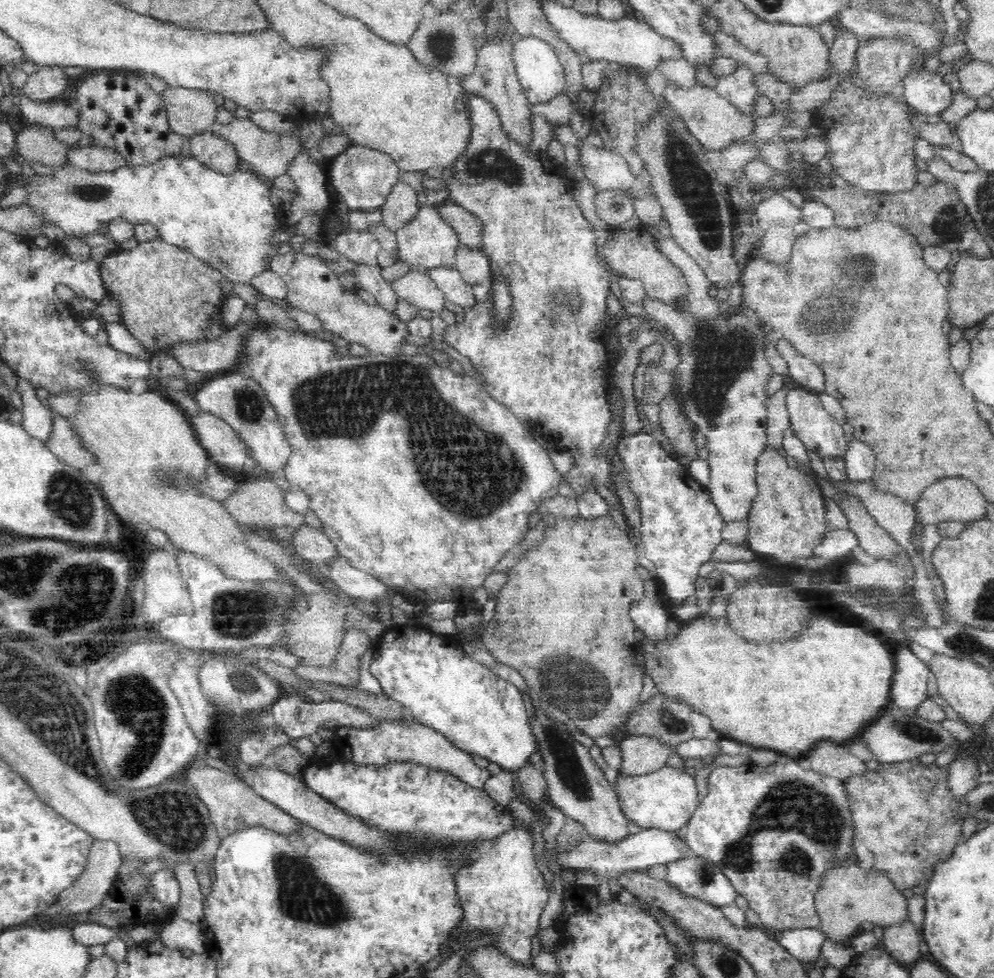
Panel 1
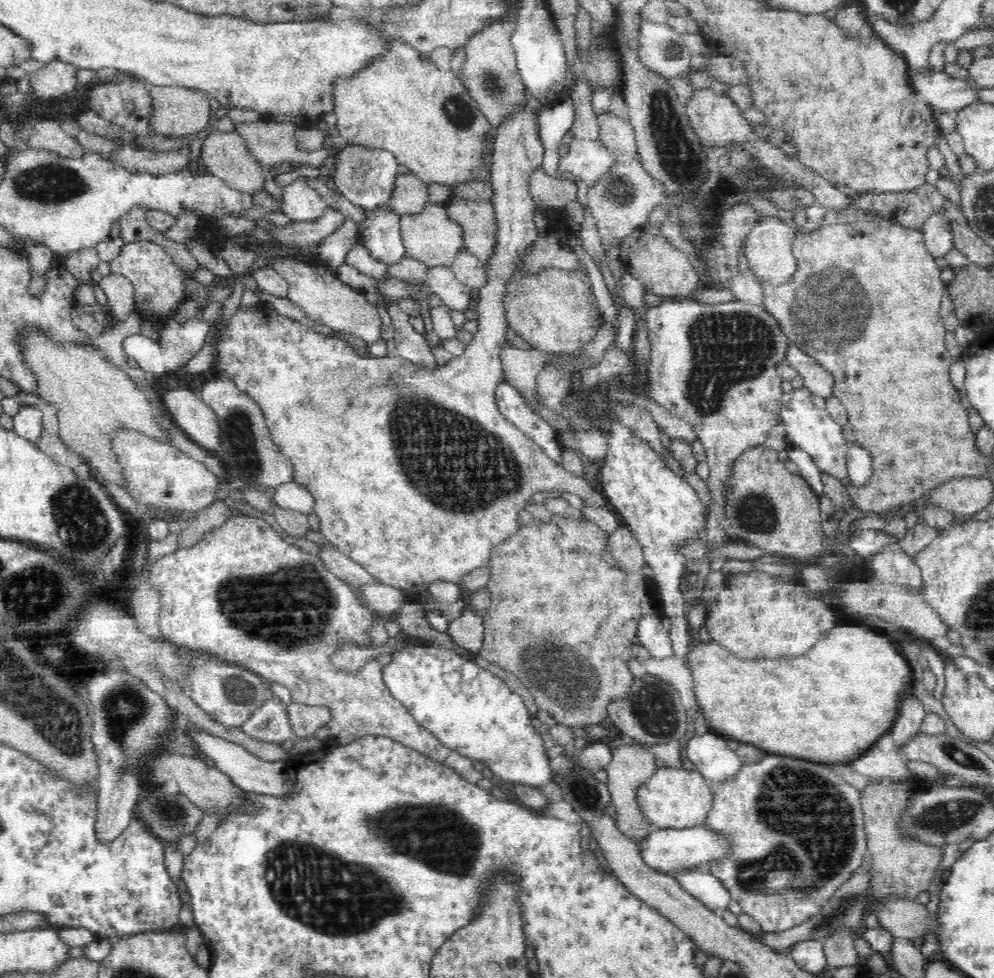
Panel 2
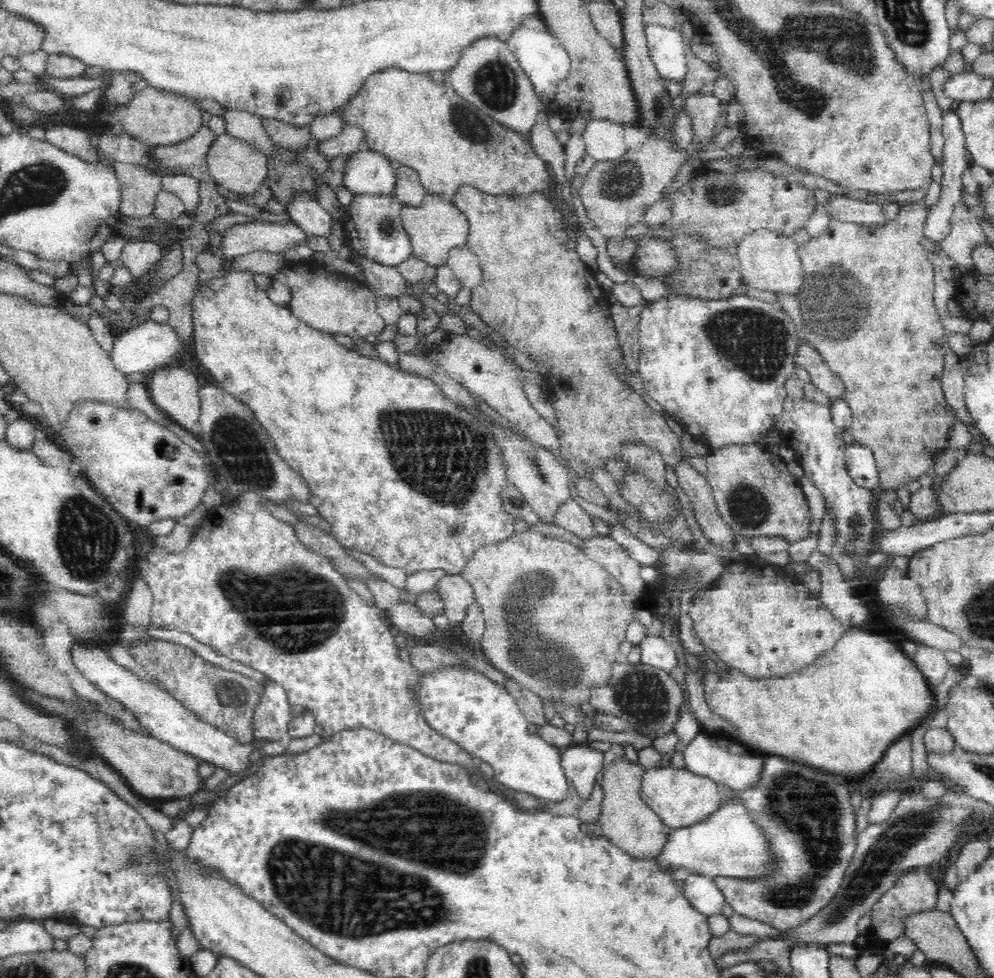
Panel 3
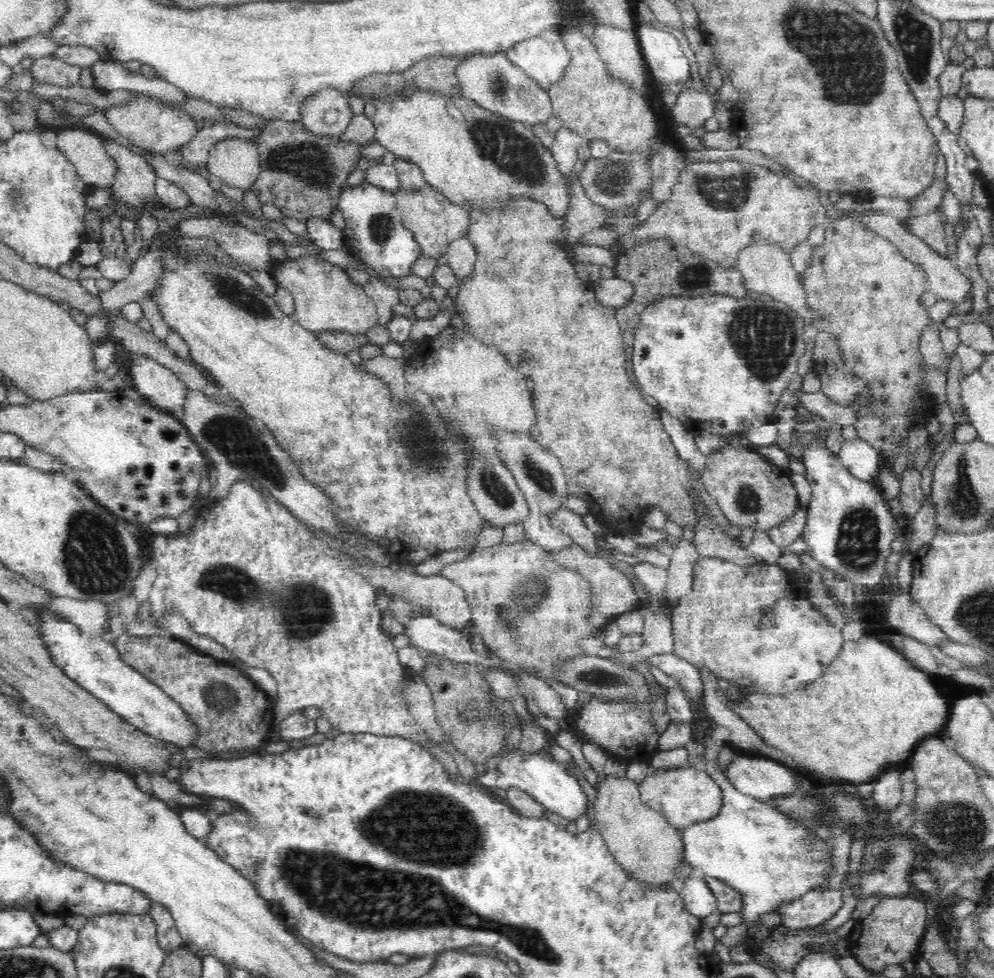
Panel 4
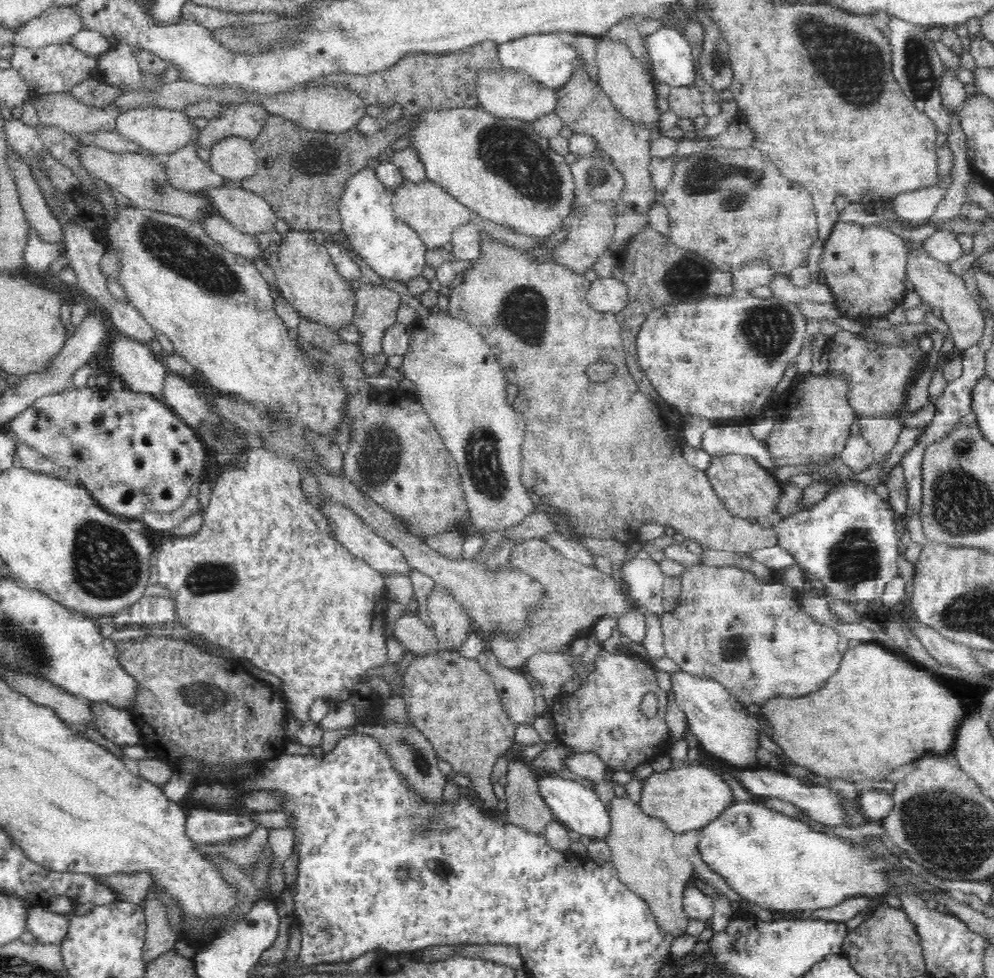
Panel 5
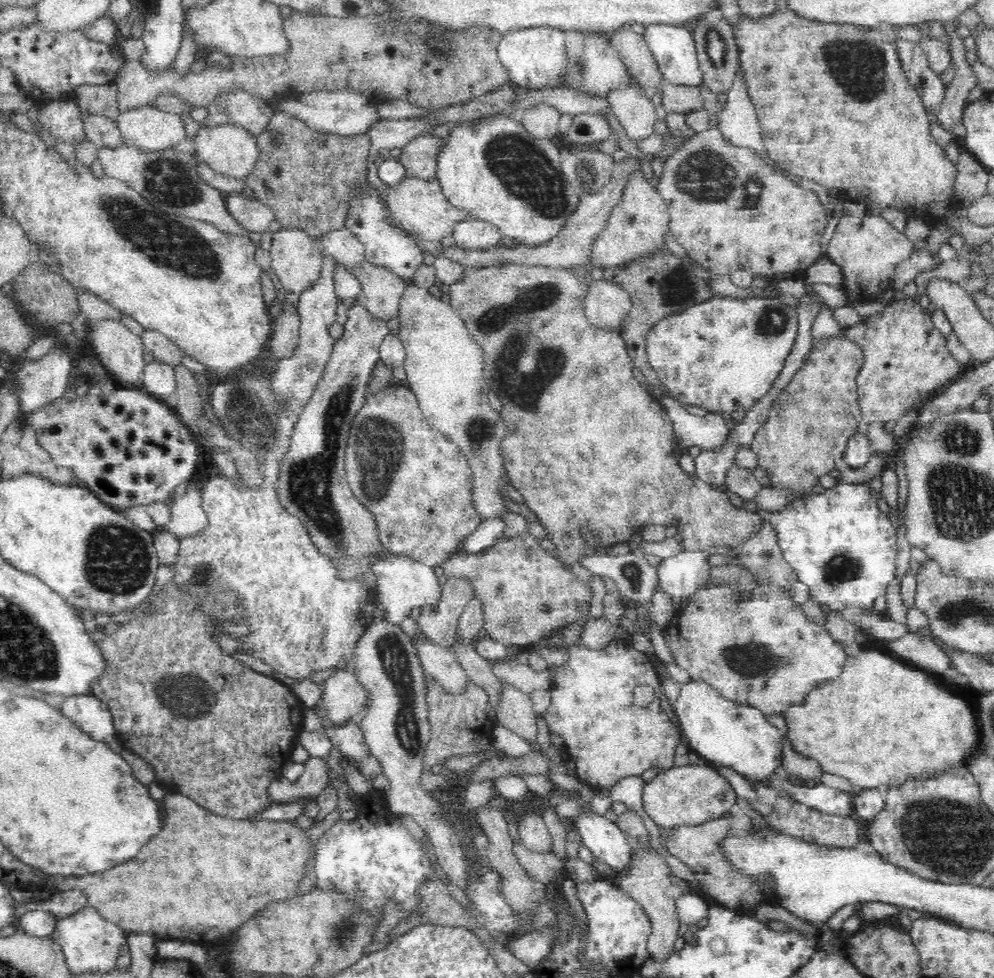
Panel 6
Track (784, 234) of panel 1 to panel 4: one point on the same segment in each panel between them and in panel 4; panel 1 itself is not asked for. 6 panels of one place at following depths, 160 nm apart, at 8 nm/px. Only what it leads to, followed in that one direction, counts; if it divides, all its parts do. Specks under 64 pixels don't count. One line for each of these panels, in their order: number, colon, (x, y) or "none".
2: (769, 250)
3: (770, 262)
4: (768, 271)

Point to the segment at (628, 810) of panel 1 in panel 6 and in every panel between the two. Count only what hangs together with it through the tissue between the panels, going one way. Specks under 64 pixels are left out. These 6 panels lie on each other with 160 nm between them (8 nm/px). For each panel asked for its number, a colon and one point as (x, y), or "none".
2: (671, 798)
3: (680, 798)
4: (687, 795)
5: (686, 797)
6: (689, 793)

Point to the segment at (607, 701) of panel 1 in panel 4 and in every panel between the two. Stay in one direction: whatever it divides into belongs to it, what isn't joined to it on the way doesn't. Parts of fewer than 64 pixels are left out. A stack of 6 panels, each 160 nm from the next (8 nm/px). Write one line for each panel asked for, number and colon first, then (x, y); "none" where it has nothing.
2: (550, 585)
3: (560, 644)
4: (532, 616)

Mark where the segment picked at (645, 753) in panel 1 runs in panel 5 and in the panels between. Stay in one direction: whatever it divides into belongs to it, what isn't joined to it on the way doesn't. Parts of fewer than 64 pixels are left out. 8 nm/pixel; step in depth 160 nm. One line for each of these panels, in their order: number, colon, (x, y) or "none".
2: (632, 764)
3: (627, 821)
4: (648, 847)
5: (642, 847)

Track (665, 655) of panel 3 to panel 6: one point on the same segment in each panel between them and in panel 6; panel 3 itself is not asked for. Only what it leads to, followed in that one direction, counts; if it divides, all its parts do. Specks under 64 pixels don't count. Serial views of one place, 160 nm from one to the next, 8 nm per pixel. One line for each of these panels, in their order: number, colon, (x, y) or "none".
4: (684, 671)
5: (724, 730)
6: (727, 733)

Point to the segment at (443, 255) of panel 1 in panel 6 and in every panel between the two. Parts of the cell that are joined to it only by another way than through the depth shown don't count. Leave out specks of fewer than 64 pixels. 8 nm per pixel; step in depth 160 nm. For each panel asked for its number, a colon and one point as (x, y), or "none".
2: (431, 237)
3: (434, 228)
4: (435, 222)
5: (426, 207)
6: (420, 206)

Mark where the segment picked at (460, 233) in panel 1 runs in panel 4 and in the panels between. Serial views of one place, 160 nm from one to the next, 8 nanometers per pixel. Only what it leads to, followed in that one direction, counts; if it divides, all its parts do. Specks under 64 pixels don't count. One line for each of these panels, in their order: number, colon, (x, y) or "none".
2: (477, 219)
3: (544, 300)
4: (524, 297)

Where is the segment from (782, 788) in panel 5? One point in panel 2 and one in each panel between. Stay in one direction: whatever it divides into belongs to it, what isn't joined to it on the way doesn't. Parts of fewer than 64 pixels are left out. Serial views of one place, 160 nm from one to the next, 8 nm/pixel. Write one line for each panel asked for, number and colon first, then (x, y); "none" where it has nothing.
2: (710, 753)
3: (704, 755)
4: (760, 777)

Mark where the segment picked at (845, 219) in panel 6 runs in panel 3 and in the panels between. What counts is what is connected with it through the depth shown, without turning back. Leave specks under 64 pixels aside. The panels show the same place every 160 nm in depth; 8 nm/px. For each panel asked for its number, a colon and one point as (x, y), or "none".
3: (866, 303)
4: (863, 290)
5: (865, 268)

